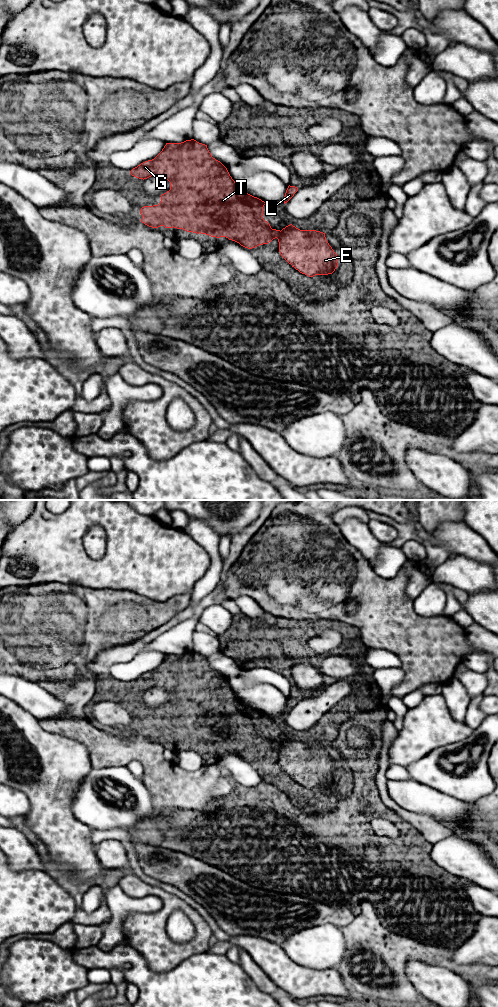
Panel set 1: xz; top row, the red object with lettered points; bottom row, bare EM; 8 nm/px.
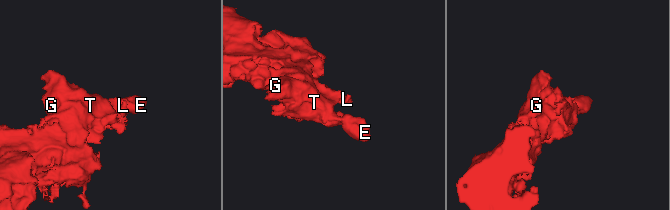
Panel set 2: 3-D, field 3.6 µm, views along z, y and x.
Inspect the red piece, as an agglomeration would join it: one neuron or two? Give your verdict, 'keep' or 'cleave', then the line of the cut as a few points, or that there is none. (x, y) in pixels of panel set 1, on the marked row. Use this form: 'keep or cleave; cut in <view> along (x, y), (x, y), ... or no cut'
cleave; cut in xz along (281, 231), (278, 239)

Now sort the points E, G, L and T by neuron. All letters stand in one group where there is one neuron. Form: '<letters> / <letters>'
E / G L T

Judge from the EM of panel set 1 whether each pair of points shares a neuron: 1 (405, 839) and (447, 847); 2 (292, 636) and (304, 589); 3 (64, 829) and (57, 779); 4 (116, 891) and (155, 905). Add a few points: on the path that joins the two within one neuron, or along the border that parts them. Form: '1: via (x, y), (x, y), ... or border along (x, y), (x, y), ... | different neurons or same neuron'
1: border along (431, 845), (430, 857), (441, 867) | different neurons
2: border along (276, 616), (319, 621) | different neurons
3: via (57, 817), (57, 791) | same neuron
4: via (125, 901), (129, 905), (145, 905) | same neuron

